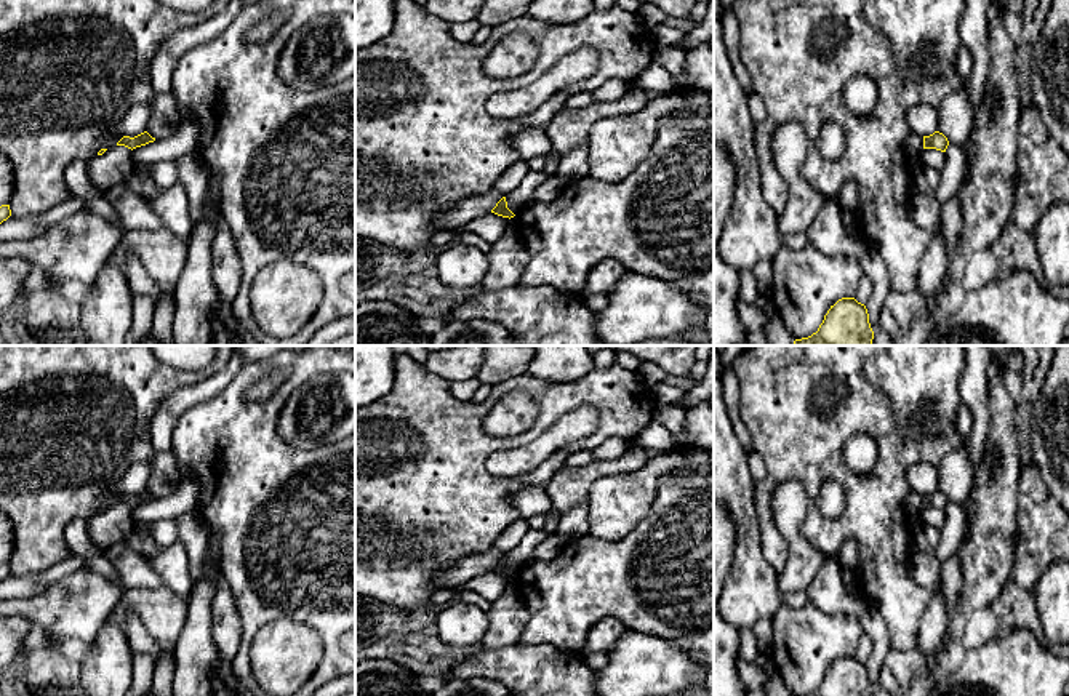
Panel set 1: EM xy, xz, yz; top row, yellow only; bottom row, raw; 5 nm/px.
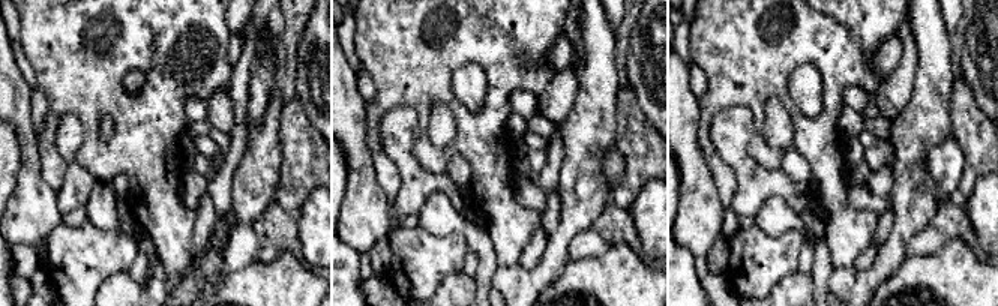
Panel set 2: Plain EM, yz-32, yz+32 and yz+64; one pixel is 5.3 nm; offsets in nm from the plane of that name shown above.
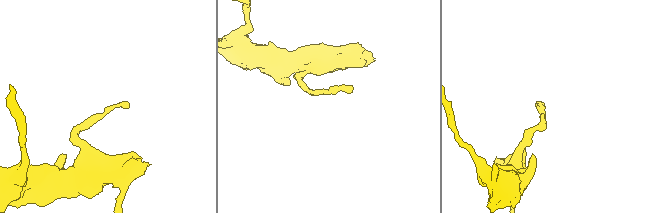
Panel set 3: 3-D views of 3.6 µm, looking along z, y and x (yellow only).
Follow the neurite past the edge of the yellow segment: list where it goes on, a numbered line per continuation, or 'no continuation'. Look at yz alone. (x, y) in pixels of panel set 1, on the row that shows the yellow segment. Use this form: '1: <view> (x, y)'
no continuation

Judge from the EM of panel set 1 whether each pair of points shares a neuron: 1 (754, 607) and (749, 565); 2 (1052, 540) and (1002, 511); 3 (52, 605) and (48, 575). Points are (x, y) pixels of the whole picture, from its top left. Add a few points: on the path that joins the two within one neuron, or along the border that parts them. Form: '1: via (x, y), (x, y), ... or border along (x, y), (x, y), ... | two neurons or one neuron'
1: via (752, 597), (751, 575) | one neuron
2: border along (1020, 482), (1016, 533) | two neurons
3: border along (84, 568), (63, 576), (39, 594), (16, 599) | two neurons

